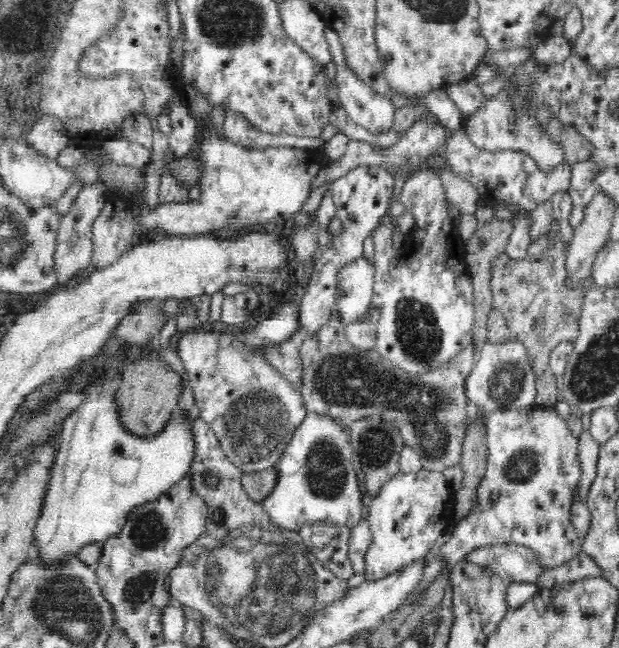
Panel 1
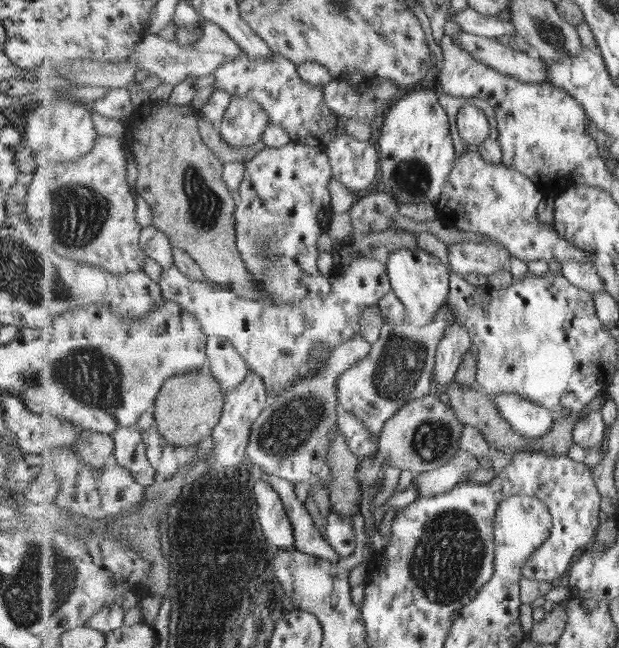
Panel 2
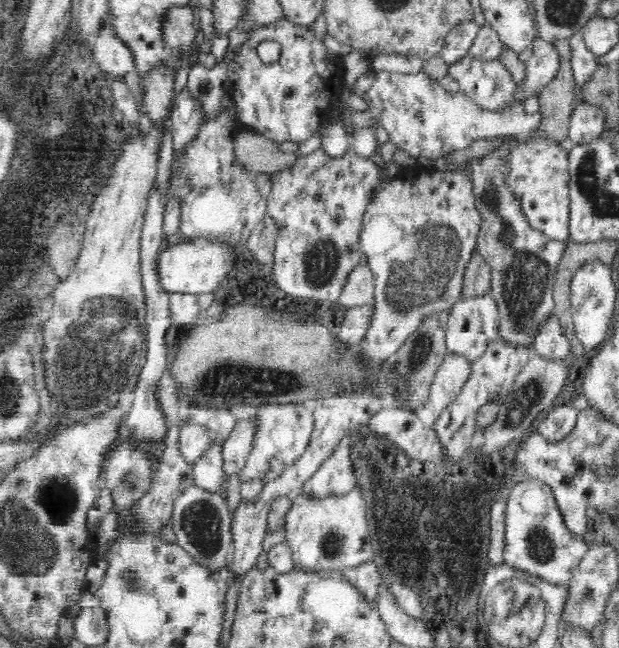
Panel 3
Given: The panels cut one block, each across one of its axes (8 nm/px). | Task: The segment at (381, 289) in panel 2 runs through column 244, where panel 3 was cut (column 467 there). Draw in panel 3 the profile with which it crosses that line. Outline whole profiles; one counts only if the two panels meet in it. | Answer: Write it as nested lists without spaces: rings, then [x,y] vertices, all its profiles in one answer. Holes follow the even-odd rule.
[[[490,292],[458,299],[445,314],[446,347],[448,350],[462,354],[468,361],[474,362],[486,352],[487,346],[499,337],[500,317],[498,303]]]

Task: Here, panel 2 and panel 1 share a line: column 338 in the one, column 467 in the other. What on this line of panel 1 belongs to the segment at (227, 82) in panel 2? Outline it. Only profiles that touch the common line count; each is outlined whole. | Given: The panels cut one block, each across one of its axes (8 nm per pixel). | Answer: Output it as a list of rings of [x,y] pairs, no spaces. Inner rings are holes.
[[[526,57],[509,75],[504,90],[496,96],[484,97],[473,113],[464,115],[462,129],[476,149],[490,154],[521,152],[536,162],[540,172],[552,174],[558,166],[567,162],[567,154],[560,141],[552,140],[548,126],[538,122],[539,102],[535,90],[536,74],[540,74],[540,70],[544,70],[544,65],[536,57]]]

